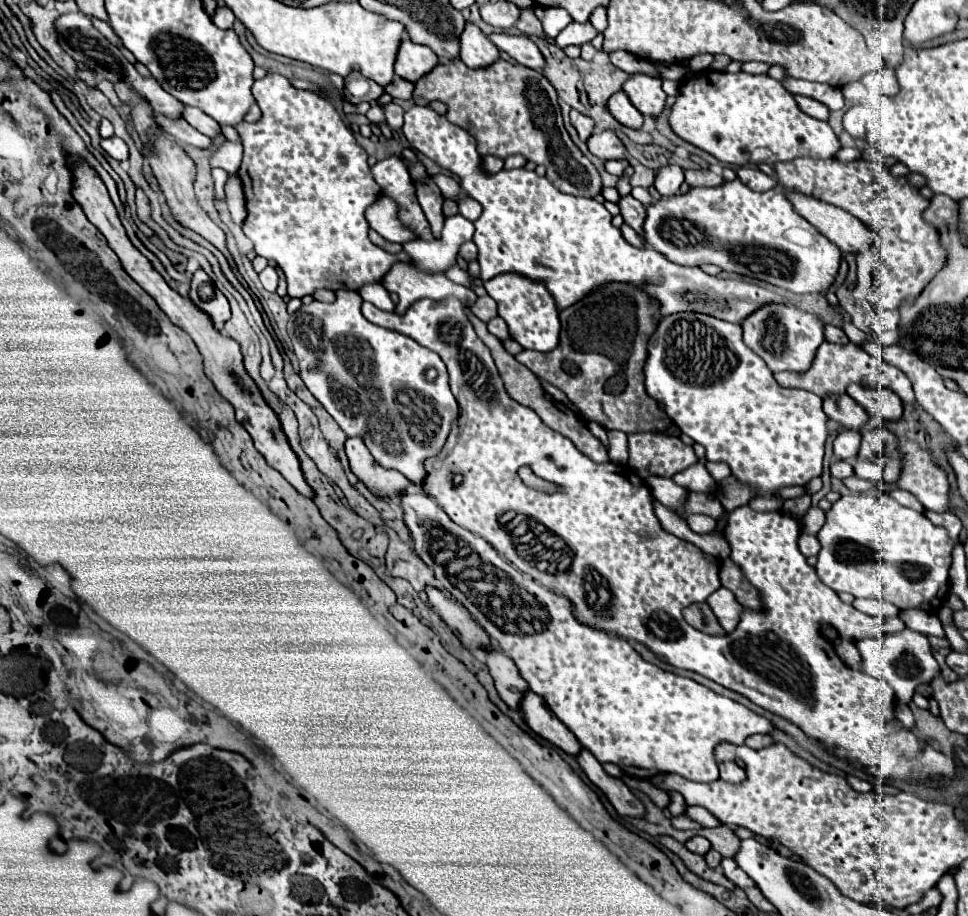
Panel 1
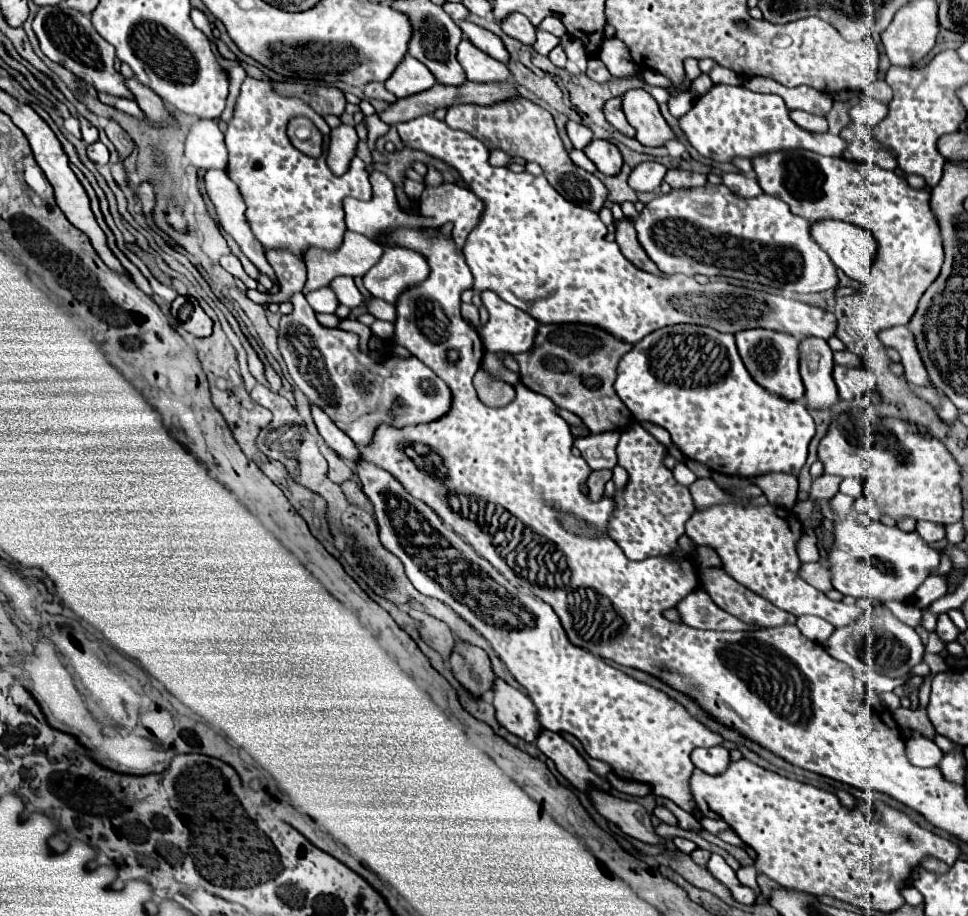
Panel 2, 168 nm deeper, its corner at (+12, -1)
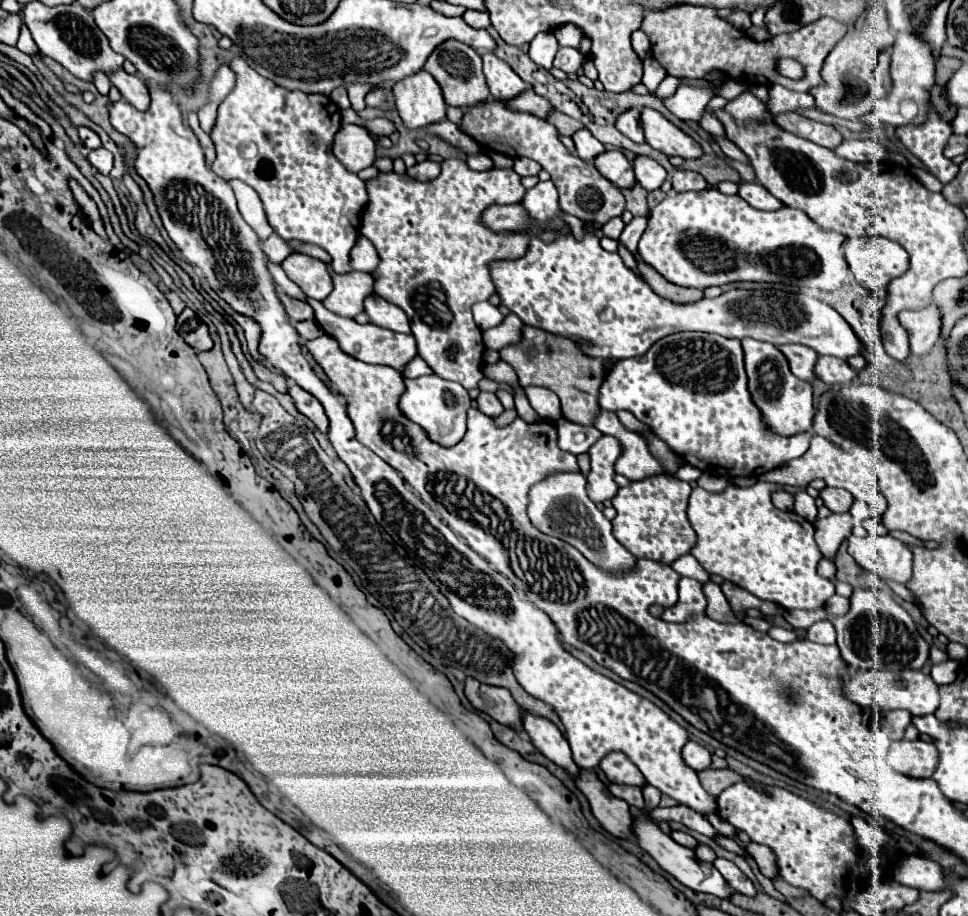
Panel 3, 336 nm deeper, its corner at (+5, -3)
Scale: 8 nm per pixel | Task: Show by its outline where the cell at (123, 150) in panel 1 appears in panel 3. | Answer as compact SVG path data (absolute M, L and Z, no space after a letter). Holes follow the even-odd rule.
M104 147L90 151L90 153L88 153L88 161L90 161L100 173L104 173L104 175L108 175L108 173L112 171L112 153L106 151Z

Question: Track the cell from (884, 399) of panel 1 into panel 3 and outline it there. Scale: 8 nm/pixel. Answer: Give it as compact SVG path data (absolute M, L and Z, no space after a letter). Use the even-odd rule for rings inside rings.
M820 357L818 361L818 377L828 385L844 385L858 379L856 369L852 369L844 359L838 357Z

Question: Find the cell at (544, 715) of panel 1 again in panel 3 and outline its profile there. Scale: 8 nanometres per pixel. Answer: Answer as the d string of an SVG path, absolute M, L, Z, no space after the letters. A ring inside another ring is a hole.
M580 769L580 775L576 775L576 787L586 795L594 817L610 835L624 837L632 833L632 815L628 803L614 797L598 779L596 771Z

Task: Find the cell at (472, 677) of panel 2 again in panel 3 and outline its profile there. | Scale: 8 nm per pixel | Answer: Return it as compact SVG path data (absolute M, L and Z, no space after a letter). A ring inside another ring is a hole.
M466 677L464 695L474 705L474 709L490 715L498 723L504 723L504 725L520 725L522 709L512 699L512 695L510 695L508 689L486 685L486 683L476 681L474 677Z

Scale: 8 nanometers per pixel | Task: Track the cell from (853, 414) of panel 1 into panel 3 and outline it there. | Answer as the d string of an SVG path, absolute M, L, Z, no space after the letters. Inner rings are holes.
M782 345L780 349L786 355L792 371L798 379L808 381L808 383L818 379L814 369L816 369L816 363L818 363L820 355L814 349L806 347L806 345Z

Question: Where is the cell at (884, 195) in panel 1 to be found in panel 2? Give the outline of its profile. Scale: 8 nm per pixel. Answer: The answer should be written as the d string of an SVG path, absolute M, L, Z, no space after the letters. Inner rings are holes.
M805 149L767 153L767 157L755 157L751 163L761 189L785 201L793 215L809 223L825 219L847 221L875 235L879 253L871 267L871 283L867 285L873 291L873 333L907 325L921 295L937 279L943 265L941 231L929 207L931 191L913 189L897 173L873 163L825 157Z

